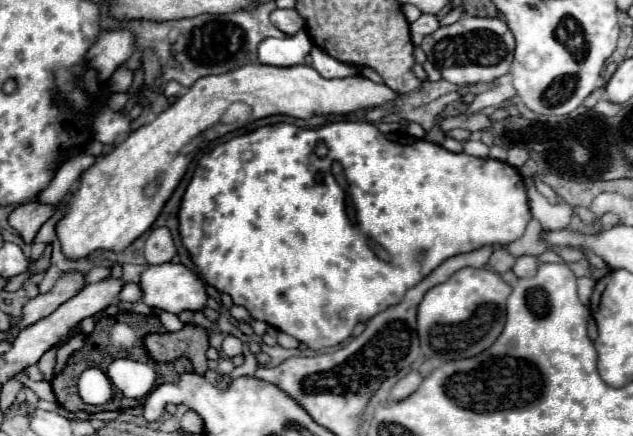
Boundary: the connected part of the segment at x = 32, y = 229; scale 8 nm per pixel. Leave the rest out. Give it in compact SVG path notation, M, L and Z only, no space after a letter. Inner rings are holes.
M35 201L19 205L11 215L9 215L9 225L19 233L19 237L25 243L33 243L33 237L37 229L53 215L55 207L51 205L39 205Z

